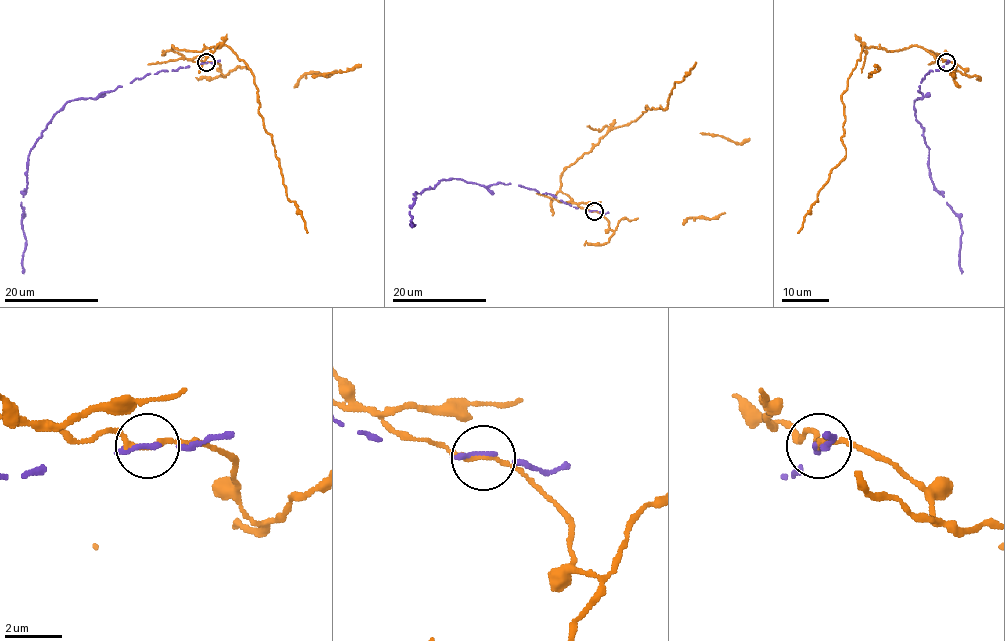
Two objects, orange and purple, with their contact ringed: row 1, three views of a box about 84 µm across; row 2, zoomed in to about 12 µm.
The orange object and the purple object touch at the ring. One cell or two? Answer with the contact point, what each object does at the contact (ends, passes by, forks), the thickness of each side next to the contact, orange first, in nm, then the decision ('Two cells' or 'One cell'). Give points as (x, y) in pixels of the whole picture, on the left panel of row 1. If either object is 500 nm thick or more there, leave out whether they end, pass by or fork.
Place: (206, 62). At the ring orange passes by. At the ring purple ends. Thickness 160 nm (orange) against 200 nm. Two cells

